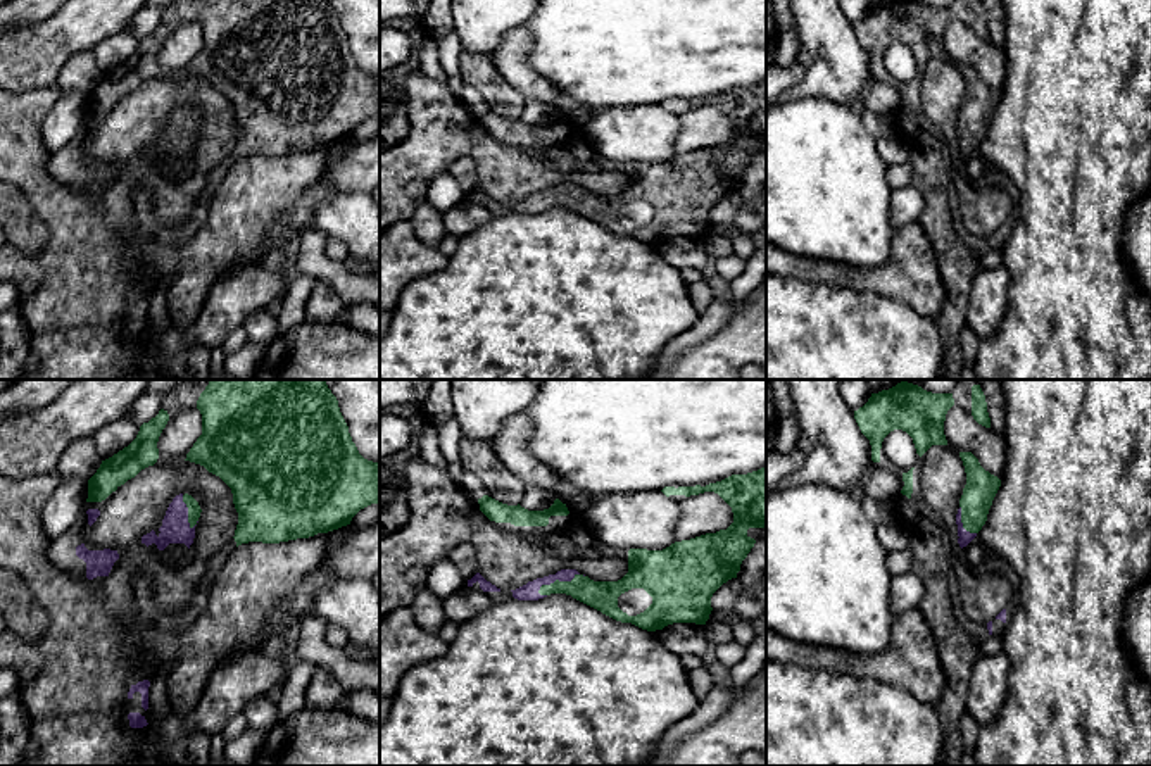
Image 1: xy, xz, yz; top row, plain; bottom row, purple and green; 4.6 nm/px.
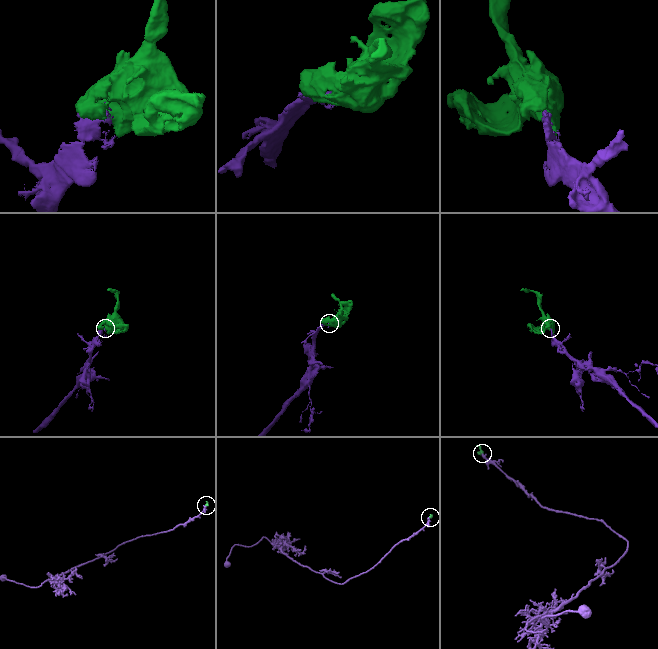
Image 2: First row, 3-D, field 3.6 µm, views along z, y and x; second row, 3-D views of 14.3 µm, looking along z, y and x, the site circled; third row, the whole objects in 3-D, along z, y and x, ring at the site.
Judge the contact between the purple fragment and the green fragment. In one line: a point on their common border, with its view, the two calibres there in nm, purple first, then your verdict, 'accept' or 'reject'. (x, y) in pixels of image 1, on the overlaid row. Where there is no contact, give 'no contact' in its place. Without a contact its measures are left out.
meets purple in xz at (556, 578); 80 nm thick on the purple side, 140 nm on the other; accept

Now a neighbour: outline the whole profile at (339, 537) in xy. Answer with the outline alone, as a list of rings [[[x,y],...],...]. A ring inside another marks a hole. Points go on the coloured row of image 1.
[[[350,524],[333,530],[326,547],[326,556],[336,554],[343,547],[343,543],[349,540],[352,531],[354,531],[354,526]]]

